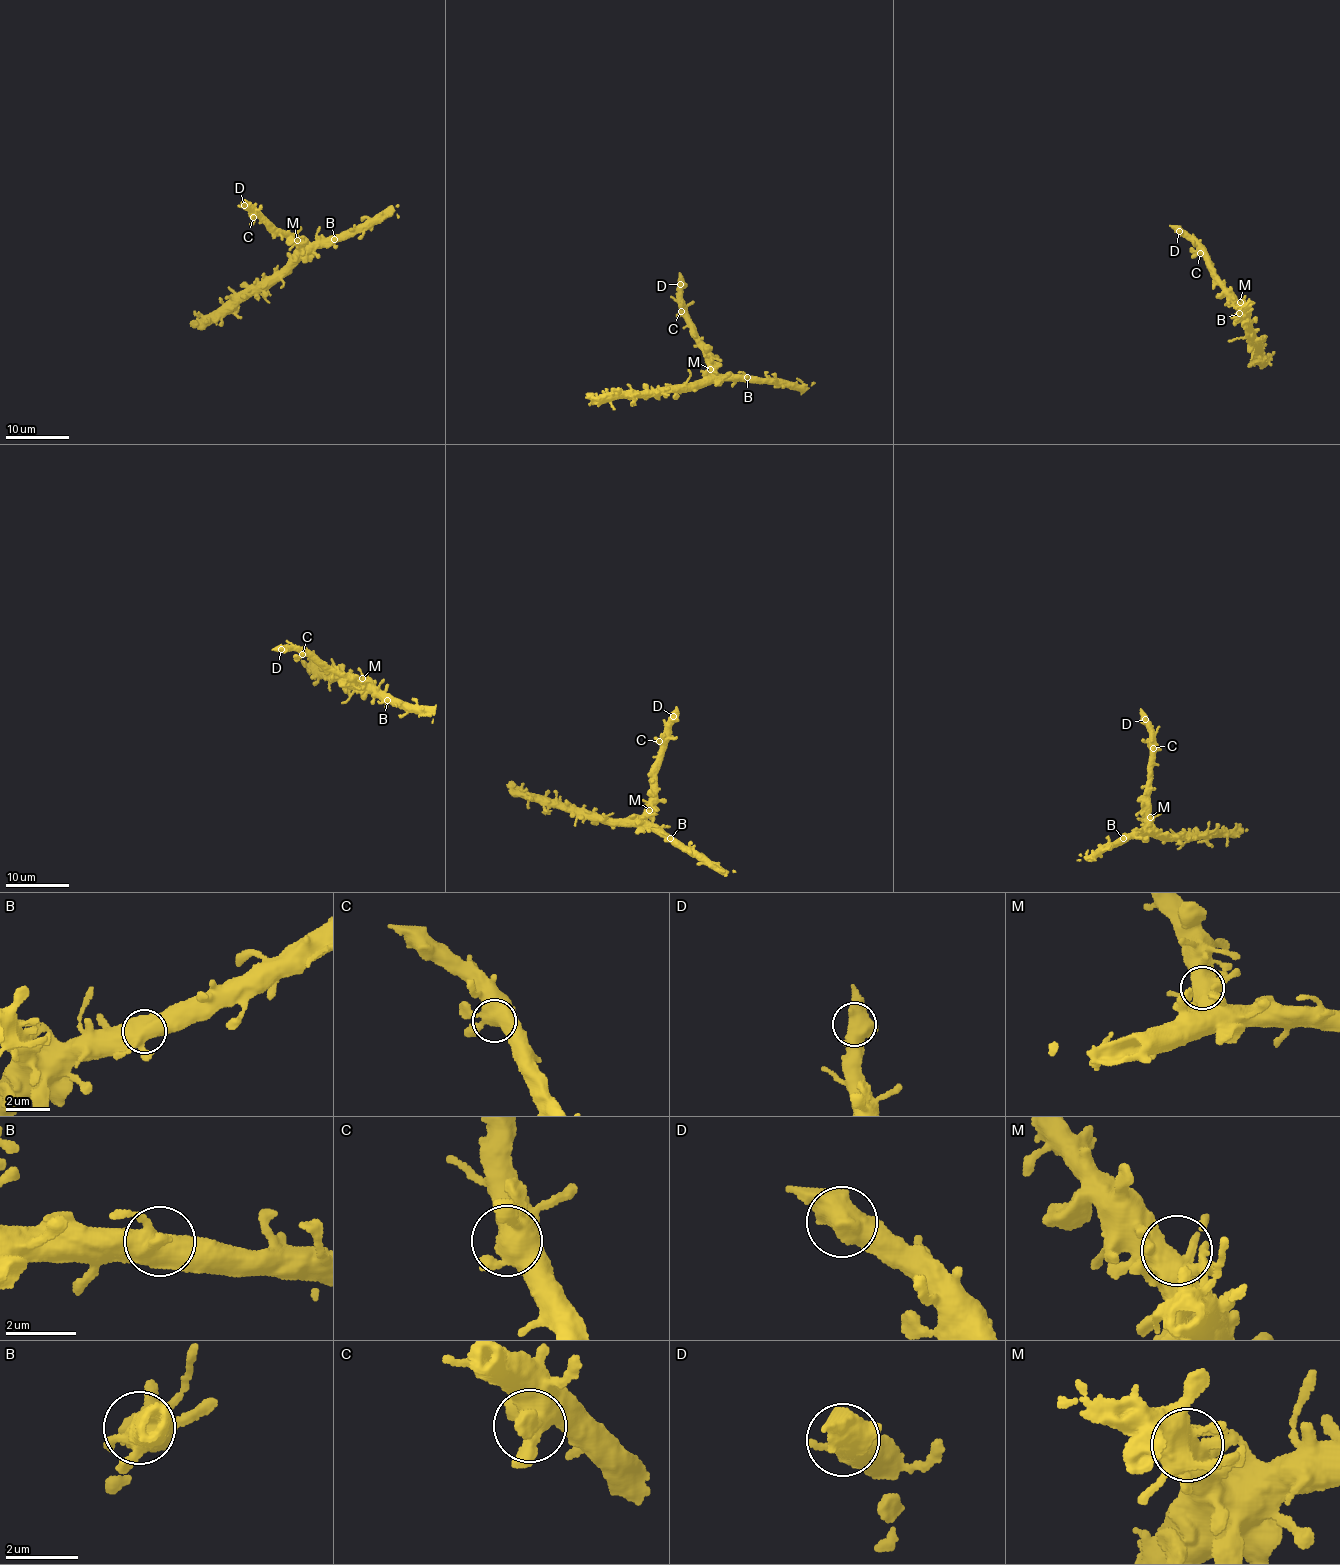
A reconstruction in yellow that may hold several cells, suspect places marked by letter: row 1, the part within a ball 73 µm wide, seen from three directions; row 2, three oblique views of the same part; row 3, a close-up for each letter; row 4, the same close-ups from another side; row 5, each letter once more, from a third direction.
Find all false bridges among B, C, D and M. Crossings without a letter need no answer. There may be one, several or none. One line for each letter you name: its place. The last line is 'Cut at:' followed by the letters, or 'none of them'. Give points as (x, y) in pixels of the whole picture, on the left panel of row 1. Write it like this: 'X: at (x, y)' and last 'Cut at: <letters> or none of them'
Cut at: none of them

